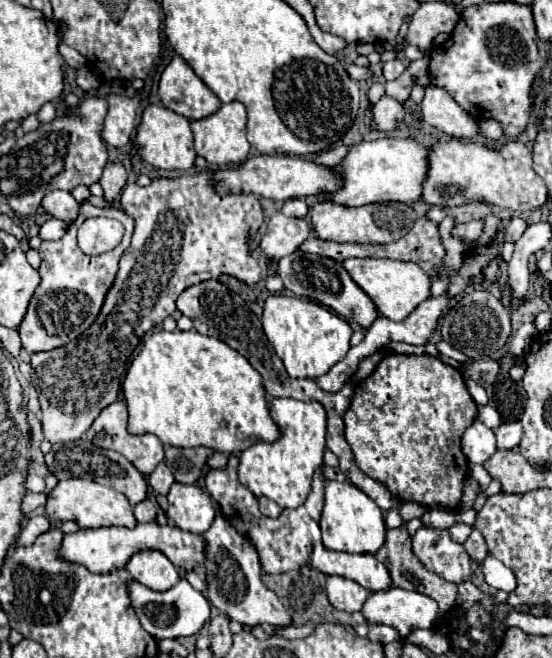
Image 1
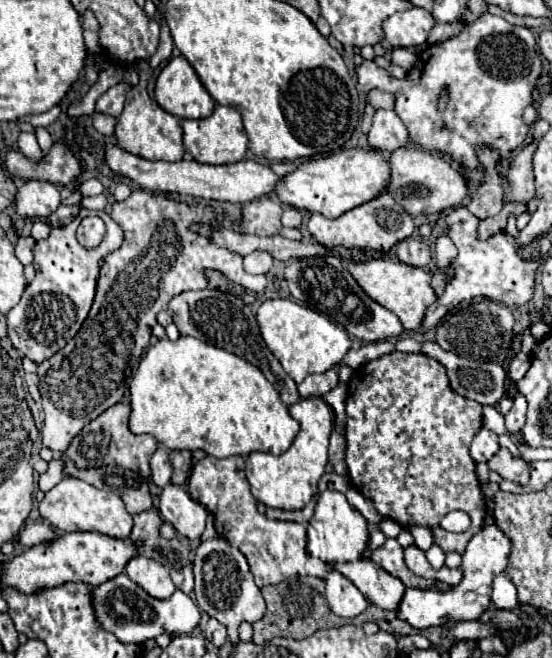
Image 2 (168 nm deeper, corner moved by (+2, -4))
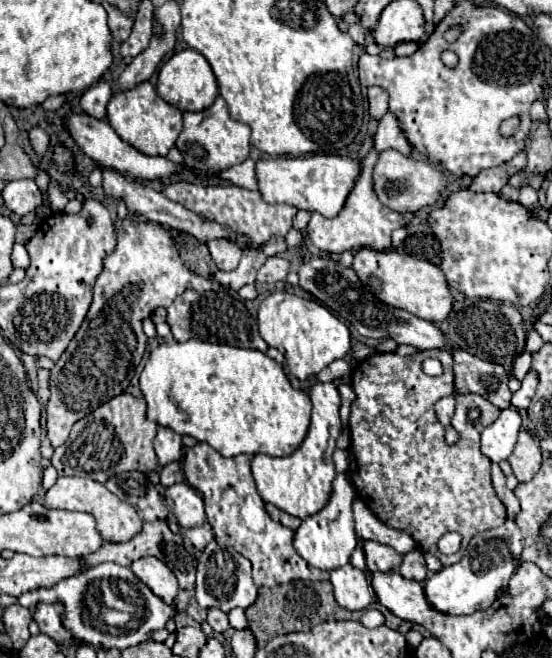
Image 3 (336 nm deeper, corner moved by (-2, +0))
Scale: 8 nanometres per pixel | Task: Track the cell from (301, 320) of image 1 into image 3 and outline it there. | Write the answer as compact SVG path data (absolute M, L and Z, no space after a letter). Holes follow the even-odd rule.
M276 291L260 303L258 329L260 329L260 337L270 347L276 347L280 351L282 345L290 371L298 379L306 379L308 375L320 373L334 359L342 359L350 351L350 331L346 323L336 319L326 307L318 305L316 301L308 301L286 291Z

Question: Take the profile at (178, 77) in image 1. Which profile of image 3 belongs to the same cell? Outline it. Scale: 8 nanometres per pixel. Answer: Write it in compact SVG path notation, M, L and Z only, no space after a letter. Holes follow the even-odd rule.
M182 49L182 51L174 53L162 65L162 69L158 73L156 91L166 103L170 103L172 107L176 107L180 111L204 111L218 97L218 85L216 85L216 77L212 73L212 67L204 59L204 55L200 55L194 49Z

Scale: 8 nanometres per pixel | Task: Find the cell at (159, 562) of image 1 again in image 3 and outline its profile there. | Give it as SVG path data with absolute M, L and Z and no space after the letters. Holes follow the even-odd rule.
M142 557L134 561L130 569L142 583L146 583L154 591L154 595L158 595L166 603L174 603L180 587L166 563L162 563L156 557Z

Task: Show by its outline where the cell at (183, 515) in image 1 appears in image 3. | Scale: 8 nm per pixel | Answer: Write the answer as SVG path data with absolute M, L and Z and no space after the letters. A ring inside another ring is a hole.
M176 483L176 485L168 487L164 497L168 499L170 509L182 529L198 527L206 521L204 501L198 495L198 491L192 489L188 483Z

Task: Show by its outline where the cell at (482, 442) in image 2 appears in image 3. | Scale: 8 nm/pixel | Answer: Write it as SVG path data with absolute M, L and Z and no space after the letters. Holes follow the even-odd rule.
M502 411L500 417L484 429L482 433L482 443L480 443L480 451L492 461L492 463L500 463L504 459L510 457L518 431L520 431L520 415L512 413L512 411Z

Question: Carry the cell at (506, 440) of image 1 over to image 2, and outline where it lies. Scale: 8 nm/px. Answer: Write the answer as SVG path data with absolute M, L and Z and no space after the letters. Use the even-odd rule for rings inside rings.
M518 393L514 397L514 407L506 415L506 427L512 433L518 433L524 427L524 421L526 421L526 397L522 393Z

